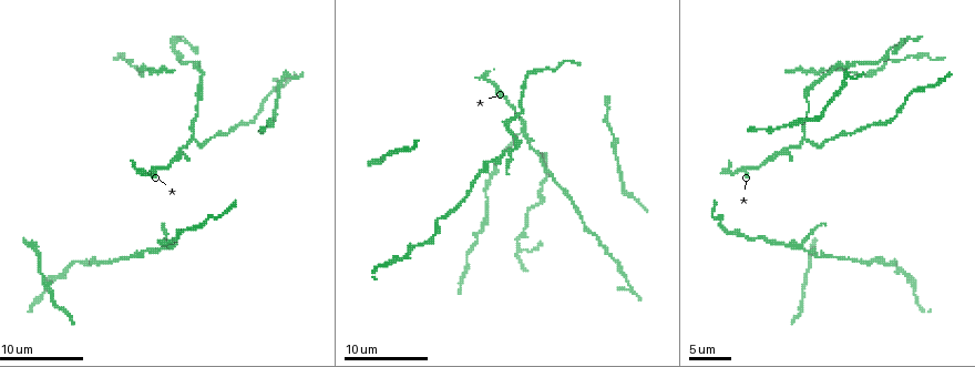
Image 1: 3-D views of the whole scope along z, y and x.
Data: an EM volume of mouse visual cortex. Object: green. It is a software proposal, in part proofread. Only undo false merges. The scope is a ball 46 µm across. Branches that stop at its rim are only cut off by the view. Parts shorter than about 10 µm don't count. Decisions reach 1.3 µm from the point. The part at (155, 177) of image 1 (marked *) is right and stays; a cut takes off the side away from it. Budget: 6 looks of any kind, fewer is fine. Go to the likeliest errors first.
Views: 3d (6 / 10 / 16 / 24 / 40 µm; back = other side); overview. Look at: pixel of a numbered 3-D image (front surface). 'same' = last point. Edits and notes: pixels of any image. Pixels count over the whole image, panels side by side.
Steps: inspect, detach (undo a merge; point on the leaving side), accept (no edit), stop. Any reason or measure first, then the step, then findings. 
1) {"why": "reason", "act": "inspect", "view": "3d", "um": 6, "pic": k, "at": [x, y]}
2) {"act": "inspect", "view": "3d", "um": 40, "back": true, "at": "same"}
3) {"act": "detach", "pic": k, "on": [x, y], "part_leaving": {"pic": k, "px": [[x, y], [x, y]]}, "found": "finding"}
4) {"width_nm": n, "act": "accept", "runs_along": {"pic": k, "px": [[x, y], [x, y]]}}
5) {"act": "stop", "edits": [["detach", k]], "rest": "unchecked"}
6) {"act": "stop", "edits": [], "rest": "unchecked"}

{"why": "three arms meet", "act": "inspect", "view": "3d", "um": 6, "pic": 1, "at": [806, 140]}

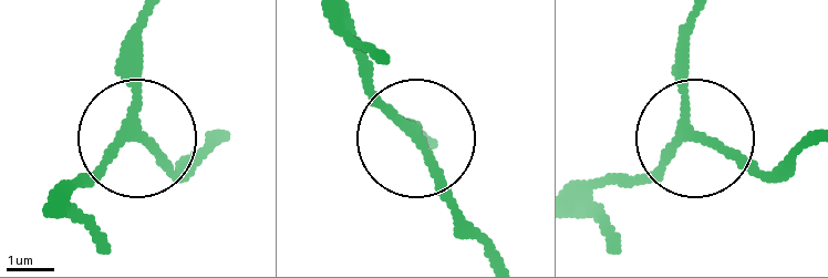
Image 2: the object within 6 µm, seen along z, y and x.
{"width_nm": 180, "act": "accept", "runs_along": {"pic": 2, "px": [[53, 215], [125, 140], [193, 171]]}, "found": "continuous, no second neuron"}

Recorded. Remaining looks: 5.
{"why": "three-way junction", "act": "inspect", "view": "3d", "um": 10, "pic": 1, "at": [510, 149]}

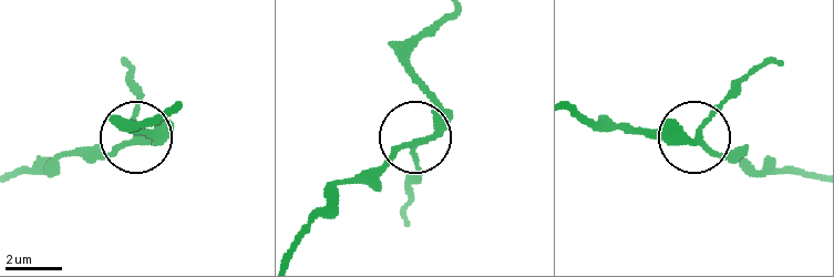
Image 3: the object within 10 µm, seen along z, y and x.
{"act": "accept", "found": "continuous, no second neuron"}

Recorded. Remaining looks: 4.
{"act": "inspect", "view": "3d", "um": 16, "pic": 1, "at": [436, 217]}

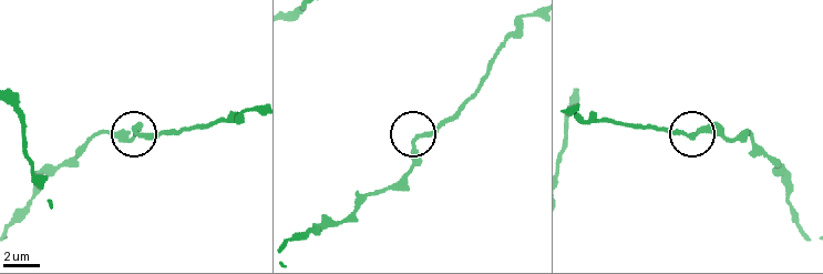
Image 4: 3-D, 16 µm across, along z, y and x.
{"act": "inspect", "view": "3d", "um": 6, "pic": 4, "at": [140, 135]}

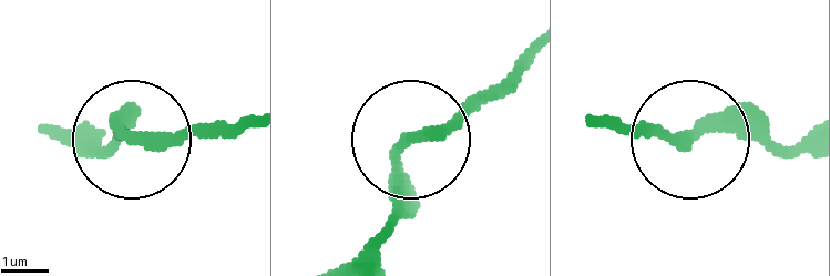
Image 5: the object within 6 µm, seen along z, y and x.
{"act": "accept", "runs_along": {"pic": 5, "px": [[592, 116], [687, 136], [747, 129], [806, 153]]}, "found": "one neuron here"}

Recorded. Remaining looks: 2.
{"act": "stop", "edits": [], "rest": "unchecked"}

